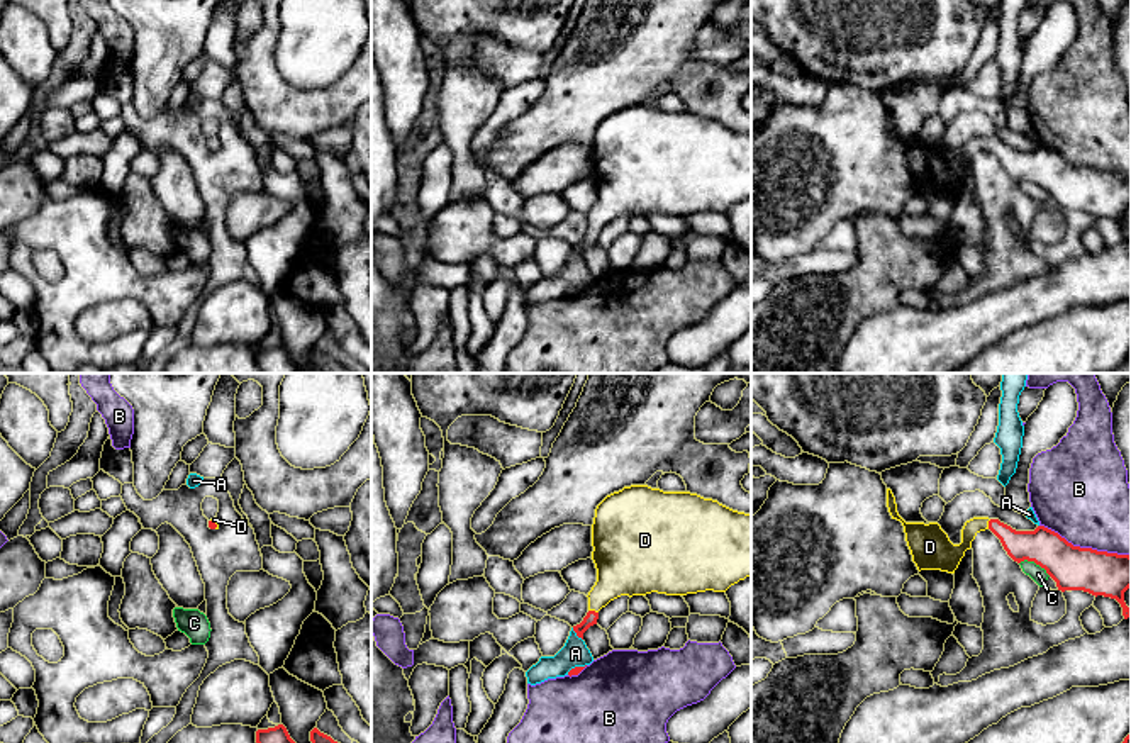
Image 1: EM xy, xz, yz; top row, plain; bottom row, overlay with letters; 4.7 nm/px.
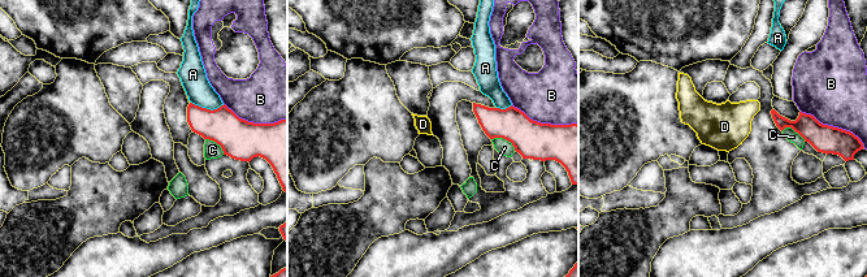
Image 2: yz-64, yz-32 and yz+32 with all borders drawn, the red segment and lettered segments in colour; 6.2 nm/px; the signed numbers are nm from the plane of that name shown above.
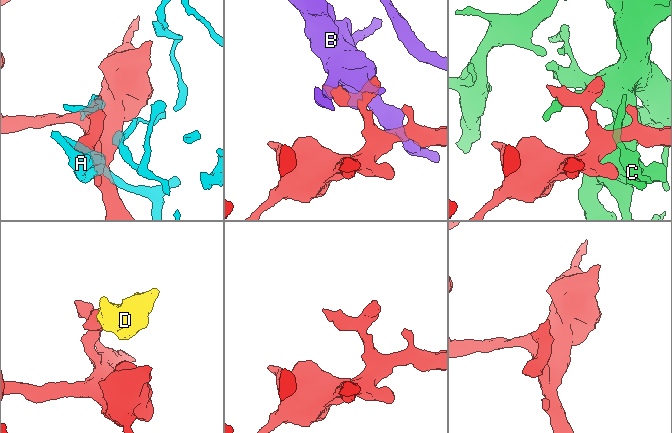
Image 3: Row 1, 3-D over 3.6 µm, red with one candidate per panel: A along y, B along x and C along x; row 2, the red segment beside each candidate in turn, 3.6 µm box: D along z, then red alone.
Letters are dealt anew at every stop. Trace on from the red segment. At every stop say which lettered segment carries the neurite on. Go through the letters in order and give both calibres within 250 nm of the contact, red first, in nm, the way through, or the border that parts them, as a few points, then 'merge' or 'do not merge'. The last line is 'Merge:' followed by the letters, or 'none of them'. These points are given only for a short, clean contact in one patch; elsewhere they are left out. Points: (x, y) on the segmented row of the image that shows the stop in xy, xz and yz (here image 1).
A: calibres 60 and 130 nm; do not merge
B: calibres 200 and 440 nm; do not merge
C: calibres 200 and 70 nm; do not merge
D: calibres 60 and 260 nm; way xz (592, 616), (594, 611), (596, 601), (623, 567); merge
Merge: D

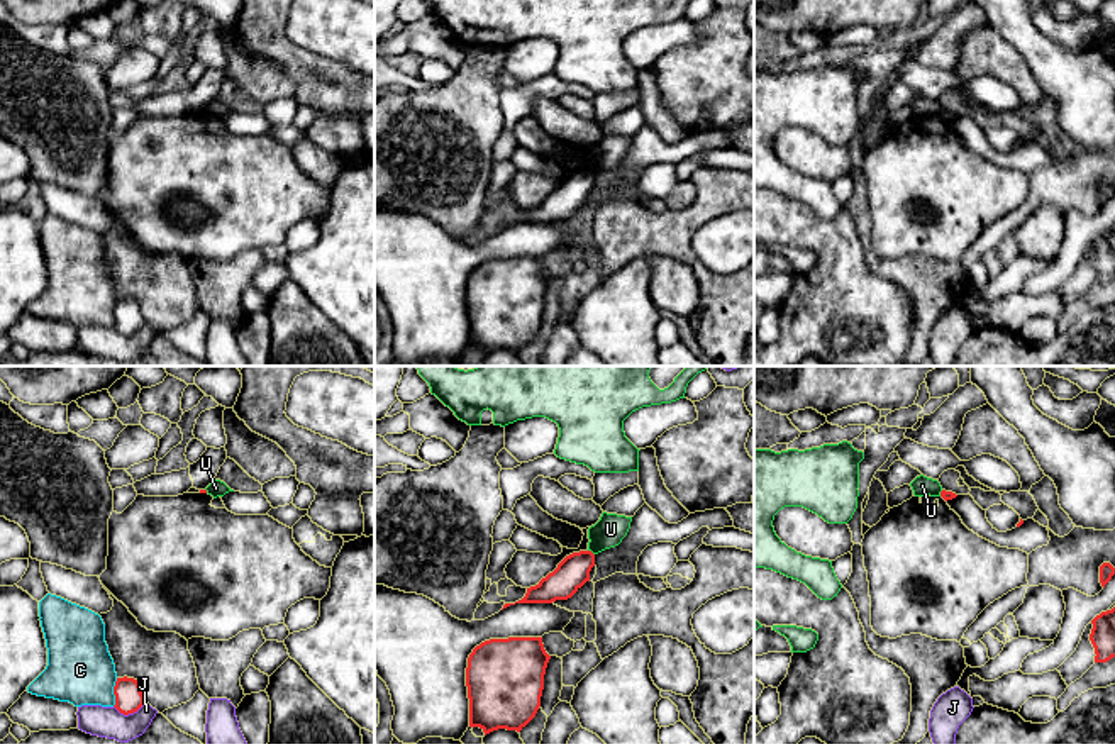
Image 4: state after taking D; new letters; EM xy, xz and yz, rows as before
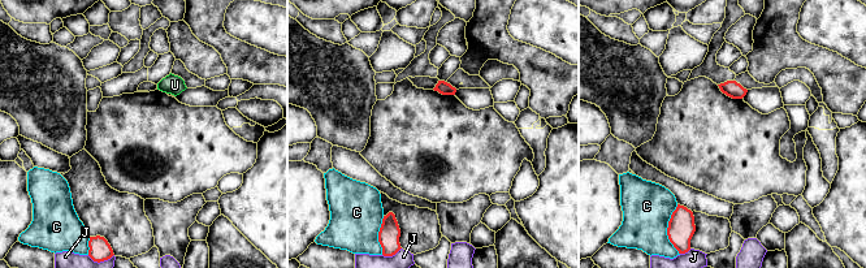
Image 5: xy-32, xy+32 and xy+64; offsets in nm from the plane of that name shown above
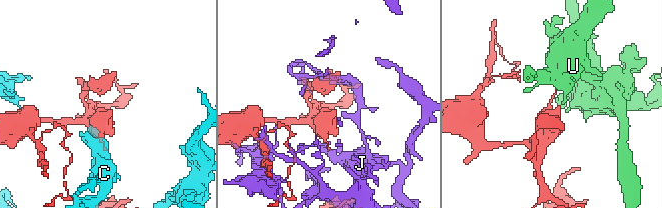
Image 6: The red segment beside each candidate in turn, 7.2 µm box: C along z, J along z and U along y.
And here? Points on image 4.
C: calibres 140 and 320 nm; do not merge
J: calibres 140 and 150 nm; border xy (144, 702), (127, 714), (121, 714), (114, 707); do not merge
U: calibres 160 and 150 nm; border xz (588, 549), (593, 555); do not merge
Merge: none of them

